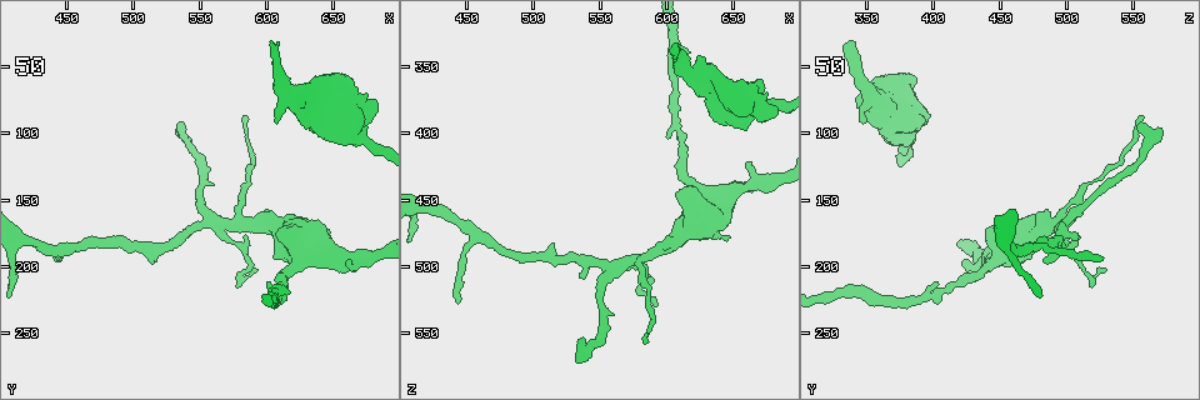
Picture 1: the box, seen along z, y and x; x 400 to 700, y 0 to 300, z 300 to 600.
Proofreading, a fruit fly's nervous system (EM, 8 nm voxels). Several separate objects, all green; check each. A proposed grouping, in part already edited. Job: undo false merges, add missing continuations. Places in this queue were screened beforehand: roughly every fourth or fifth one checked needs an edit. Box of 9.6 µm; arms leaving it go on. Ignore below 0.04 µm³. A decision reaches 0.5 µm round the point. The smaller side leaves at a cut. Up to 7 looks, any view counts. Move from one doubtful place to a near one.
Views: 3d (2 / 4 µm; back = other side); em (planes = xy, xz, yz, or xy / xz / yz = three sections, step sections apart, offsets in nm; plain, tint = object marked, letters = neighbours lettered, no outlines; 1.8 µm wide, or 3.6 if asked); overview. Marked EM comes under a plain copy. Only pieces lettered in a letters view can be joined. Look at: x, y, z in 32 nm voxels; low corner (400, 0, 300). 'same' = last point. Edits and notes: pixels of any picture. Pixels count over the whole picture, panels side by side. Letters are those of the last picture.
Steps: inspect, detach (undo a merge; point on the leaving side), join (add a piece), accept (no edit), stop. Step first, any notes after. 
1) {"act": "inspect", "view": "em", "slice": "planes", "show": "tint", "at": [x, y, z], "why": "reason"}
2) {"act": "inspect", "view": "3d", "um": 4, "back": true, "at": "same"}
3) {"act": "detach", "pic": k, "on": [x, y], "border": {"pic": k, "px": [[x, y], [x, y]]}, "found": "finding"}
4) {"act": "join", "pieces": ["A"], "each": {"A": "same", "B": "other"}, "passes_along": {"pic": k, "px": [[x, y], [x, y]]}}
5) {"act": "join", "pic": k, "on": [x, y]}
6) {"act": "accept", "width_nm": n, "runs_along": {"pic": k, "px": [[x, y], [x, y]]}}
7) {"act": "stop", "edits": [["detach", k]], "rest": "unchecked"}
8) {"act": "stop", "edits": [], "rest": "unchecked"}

{"act": "inspect", "view": "em", "slice": "planes", "show": "tint", "at": [562, 170, 500], "why": "arms part here"}

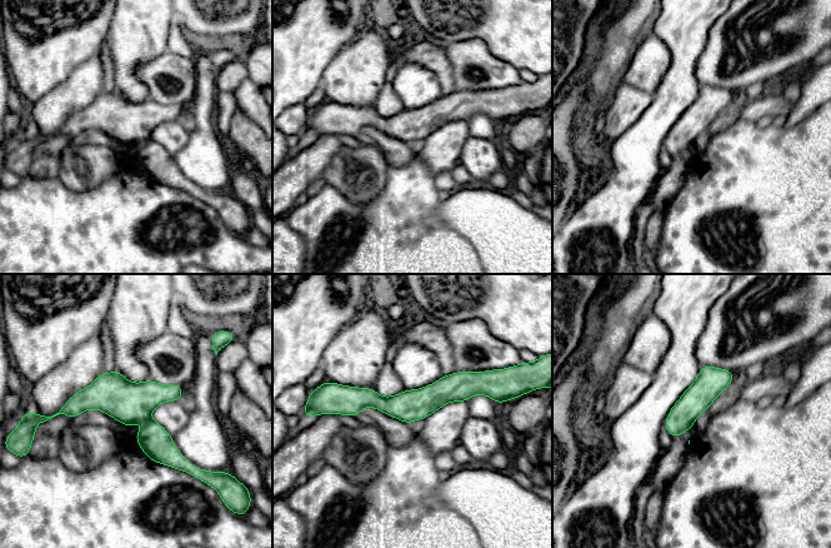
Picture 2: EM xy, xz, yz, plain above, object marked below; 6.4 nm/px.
{"act": "inspect", "view": "em", "slice": "planes", "show": "letters", "at": "same"}

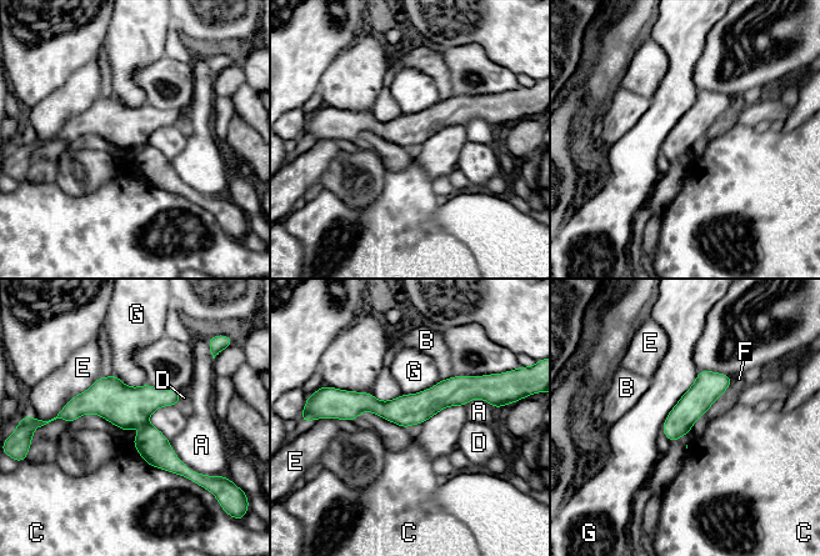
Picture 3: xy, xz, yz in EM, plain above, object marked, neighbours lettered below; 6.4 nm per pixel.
{"act": "accept", "longest_contact_nm": ["E", 480], "each": {"A": "other", "B": "other", "C": "other", "D": "other", "E": "other", "F": "other", "G": "other"}, "border": {"pic": 3, "px": [[699, 371], [660, 430]]}, "found": "continuous, no second cell"}

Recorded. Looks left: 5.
{"act": "inspect", "view": "3d", "um": 2, "back": true, "at": [604, 30, 338], "why": "free end"}

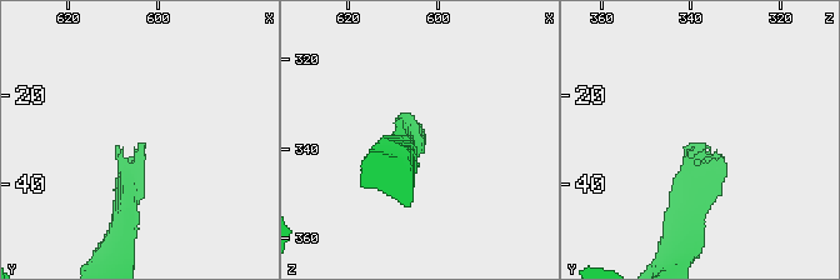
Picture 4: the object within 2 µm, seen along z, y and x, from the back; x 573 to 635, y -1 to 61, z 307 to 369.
{"act": "inspect", "view": "em", "slice": "xy", "step": 16, "show": "tint", "at": [603, 30, 337]}

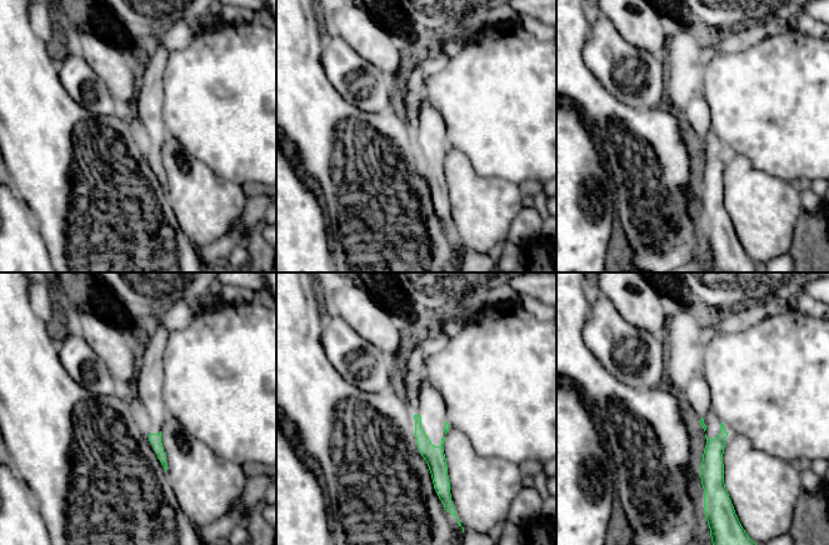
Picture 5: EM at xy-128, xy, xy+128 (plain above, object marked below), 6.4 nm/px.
{"act": "inspect", "view": "em", "slice": "planes", "show": "letters", "at": "same"}

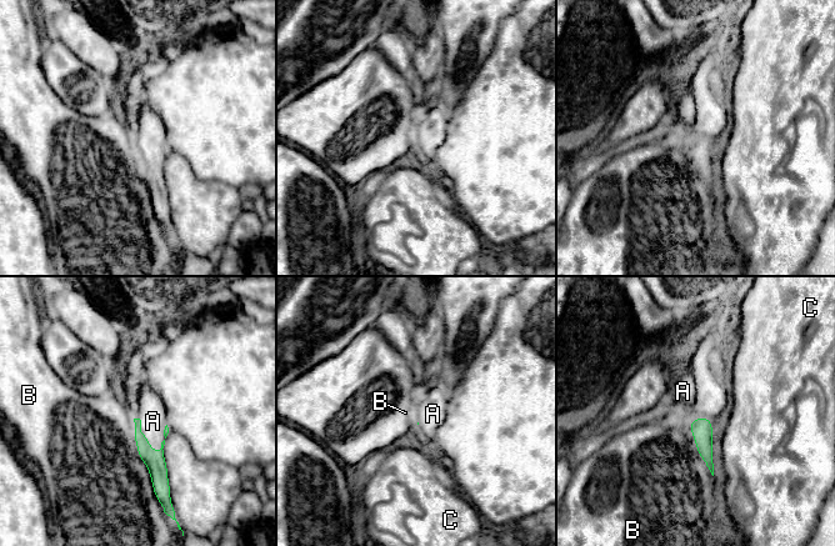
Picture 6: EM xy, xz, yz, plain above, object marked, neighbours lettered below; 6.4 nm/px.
{"act": "join", "pieces": ["A"], "each": {"A": "same", "B": "other", "C": "other"}, "passes_along": {"pic": 6, "px": [[155, 461], [145, 436], [153, 421]]}, "found": "it goes on there"}

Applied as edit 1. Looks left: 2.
{"act": "inspect", "view": "em", "um": 3.6, "slice": "planes", "show": "letters", "at": [658, 60, 388]}

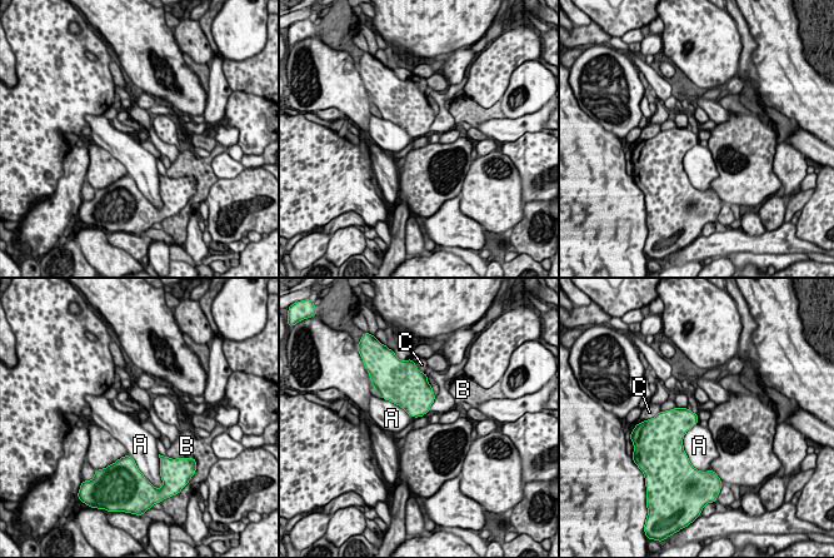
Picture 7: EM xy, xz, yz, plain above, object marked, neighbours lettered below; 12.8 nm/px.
{"act": "accept", "longest_contact_nm": ["A", 550], "each": {"A": "other", "B": "other", "C": "other"}, "found": "no lettered piece goes on from it"}

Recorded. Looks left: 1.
{"act": "stop", "edits": [["join", 6]], "rest": "unchecked"}

